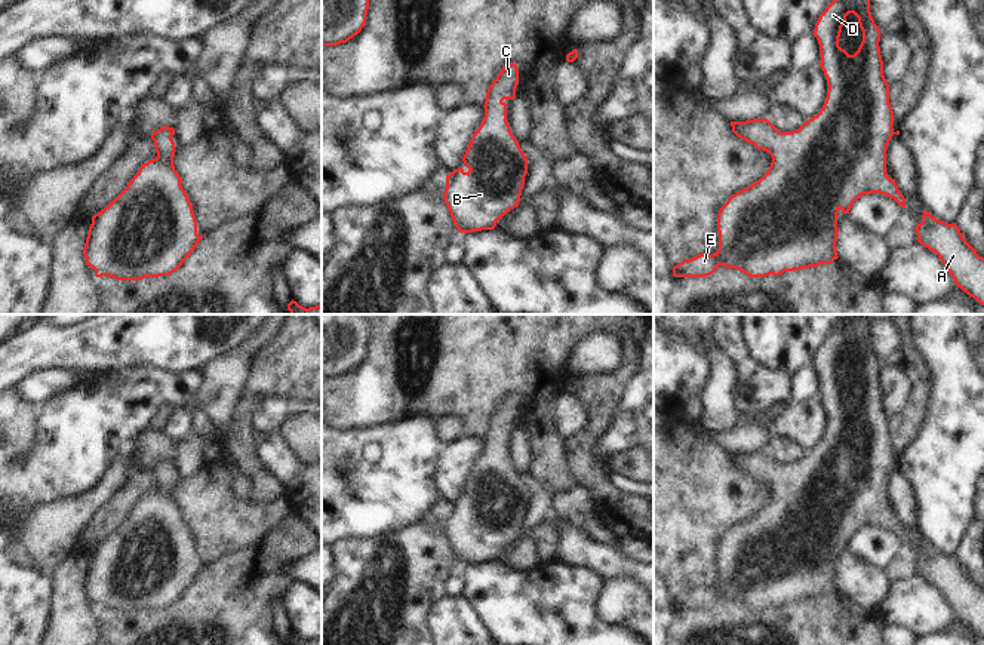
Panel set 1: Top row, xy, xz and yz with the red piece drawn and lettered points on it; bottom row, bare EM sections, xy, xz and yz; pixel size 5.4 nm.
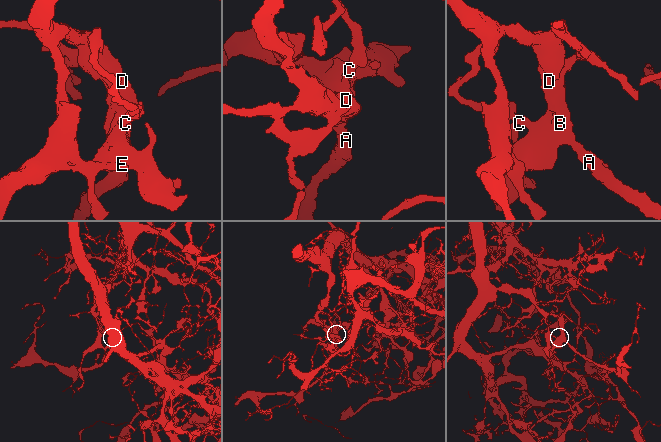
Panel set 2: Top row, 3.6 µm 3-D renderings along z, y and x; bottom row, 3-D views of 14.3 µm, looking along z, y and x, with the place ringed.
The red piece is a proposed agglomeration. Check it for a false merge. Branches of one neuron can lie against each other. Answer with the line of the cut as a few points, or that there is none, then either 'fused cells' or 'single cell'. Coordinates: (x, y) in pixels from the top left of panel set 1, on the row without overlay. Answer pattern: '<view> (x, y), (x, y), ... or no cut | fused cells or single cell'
no cut | single cell

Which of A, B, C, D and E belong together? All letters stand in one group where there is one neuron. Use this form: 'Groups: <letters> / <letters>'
Groups: A B C D E.

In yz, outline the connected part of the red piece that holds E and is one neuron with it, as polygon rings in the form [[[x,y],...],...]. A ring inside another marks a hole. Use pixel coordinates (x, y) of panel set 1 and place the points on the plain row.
[[[843,314],[842,323],[820,347],[814,368],[820,377],[820,399],[827,411],[827,430],[817,448],[806,452],[793,464],[779,464],[768,451],[731,454],[732,464],[753,476],[757,482],[771,486],[772,495],[768,504],[754,516],[732,526],[717,546],[719,581],[716,586],[699,586],[683,592],[673,599],[674,609],[707,609],[719,598],[737,601],[750,609],[779,608],[784,603],[796,603],[820,596],[831,596],[837,592],[837,546],[849,546],[854,534],[862,526],[879,525],[894,531],[902,541],[905,531],[900,525],[895,512],[886,506],[886,480],[894,466],[894,443],[889,436],[889,417],[883,408],[880,388],[880,362],[870,344],[871,323],[861,314]],[[854,345],[862,363],[862,374],[854,387],[839,378],[839,369],[846,348]]]

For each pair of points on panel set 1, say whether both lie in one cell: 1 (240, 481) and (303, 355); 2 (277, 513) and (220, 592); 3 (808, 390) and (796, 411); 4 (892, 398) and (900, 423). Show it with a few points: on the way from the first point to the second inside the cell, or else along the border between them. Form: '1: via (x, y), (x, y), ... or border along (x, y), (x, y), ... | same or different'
1: border along (228, 460), (248, 479), (254, 500) | different
2: border along (274, 528), (249, 552), (223, 555), (215, 561) | different
3: border along (818, 398), (809, 402), (792, 402) | different
4: border along (913, 383), (909, 402), (889, 418) | different

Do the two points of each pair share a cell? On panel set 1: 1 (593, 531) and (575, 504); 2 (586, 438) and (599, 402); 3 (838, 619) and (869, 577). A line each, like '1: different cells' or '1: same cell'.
1: same cell
2: same cell
3: different cells

